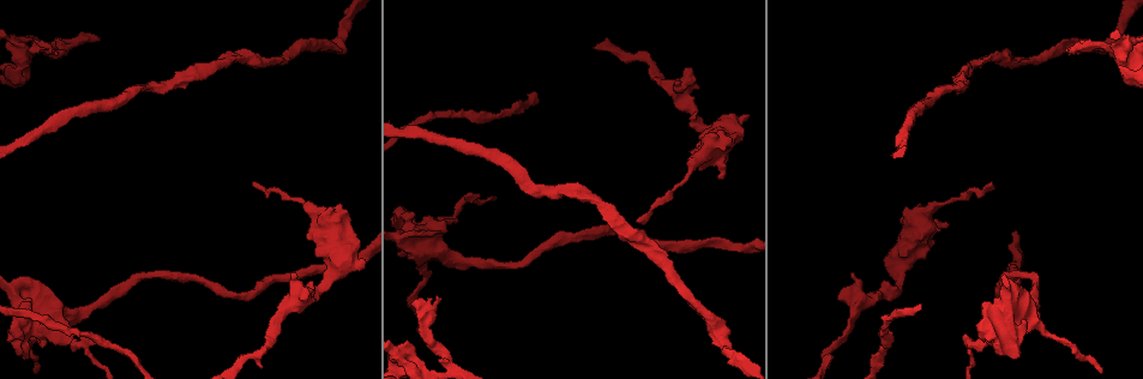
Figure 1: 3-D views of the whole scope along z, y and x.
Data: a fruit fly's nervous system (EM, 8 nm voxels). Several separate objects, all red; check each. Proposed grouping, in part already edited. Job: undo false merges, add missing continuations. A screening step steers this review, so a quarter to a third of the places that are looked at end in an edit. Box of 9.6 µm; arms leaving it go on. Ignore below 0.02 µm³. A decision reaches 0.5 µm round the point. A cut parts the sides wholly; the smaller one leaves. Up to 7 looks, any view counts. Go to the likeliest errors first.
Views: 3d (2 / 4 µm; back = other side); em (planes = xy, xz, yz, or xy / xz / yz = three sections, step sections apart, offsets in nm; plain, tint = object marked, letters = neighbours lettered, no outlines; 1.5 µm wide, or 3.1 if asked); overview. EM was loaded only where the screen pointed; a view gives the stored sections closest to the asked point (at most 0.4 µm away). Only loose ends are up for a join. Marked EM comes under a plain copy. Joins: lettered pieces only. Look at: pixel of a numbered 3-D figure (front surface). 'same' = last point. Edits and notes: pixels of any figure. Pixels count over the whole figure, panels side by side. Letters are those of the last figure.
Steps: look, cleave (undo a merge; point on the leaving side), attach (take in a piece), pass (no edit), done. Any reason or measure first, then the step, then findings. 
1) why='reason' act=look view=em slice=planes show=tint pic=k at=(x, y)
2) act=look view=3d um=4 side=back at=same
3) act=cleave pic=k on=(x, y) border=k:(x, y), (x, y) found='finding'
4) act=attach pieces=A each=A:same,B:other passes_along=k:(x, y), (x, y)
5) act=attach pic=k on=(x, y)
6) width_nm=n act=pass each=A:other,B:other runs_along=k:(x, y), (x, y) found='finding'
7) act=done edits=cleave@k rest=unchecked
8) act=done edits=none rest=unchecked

act=look view=3d um=2 pic=1 at=(34, 52)

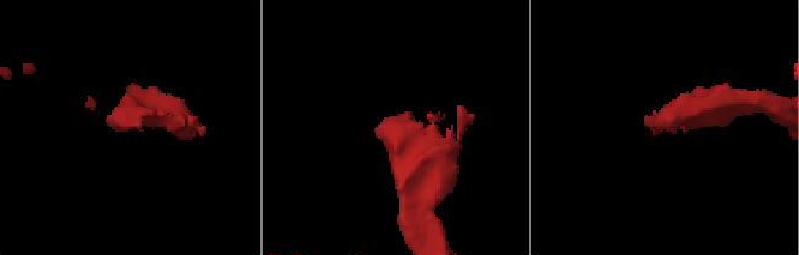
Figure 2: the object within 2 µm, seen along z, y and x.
why='need the tissue' act=look view=em slice=yz step=4 show=letters pic=2 at=(653, 127)

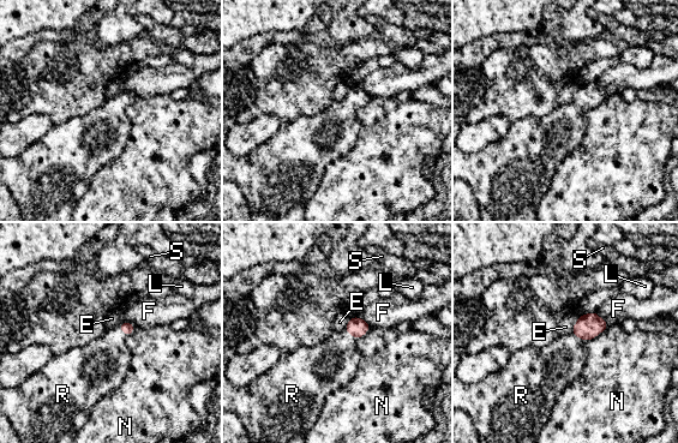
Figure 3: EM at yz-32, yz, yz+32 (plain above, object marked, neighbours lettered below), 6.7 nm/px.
act=attach pic=3 on=(557, 365) each=E:other,F:other,L:other,N:other,R:same,S:other passes_along=3:(589, 325), (578, 336), (557, 365) found='the neuron continues'

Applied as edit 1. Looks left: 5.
why='abrupt turn' act=look view=em slice=xz step=8 show=tint pic=1 at=(81, 344)

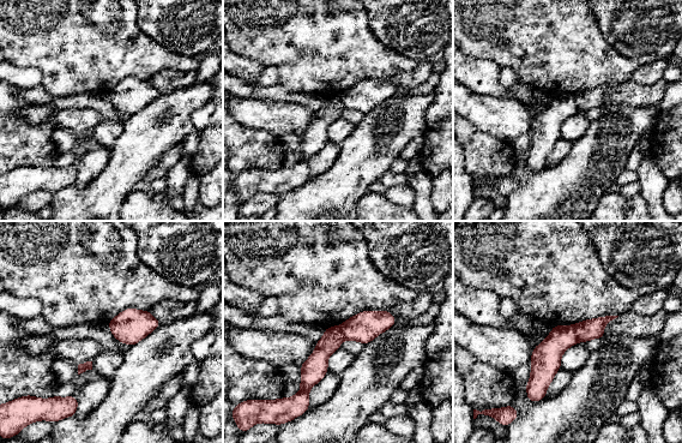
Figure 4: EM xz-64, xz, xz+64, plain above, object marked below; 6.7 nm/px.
act=look view=em slice=xy step=8 show=letters at=same

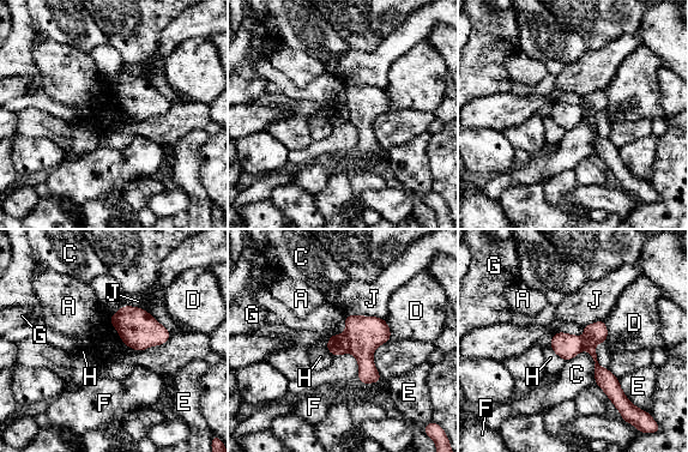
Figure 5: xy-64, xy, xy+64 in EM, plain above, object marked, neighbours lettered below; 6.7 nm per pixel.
longest_contact=A:280nm act=cleave pic=5 on=(366, 333) each=A:other,C:other,D:other,E:other,F:other,G:other,H:other,J:other part_leaving=5:(598, 324), (591, 350), (616, 401) found='a second neuron is stuck on'

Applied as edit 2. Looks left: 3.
act=done edits=attach@3,cleave@5 rest=unchecked

